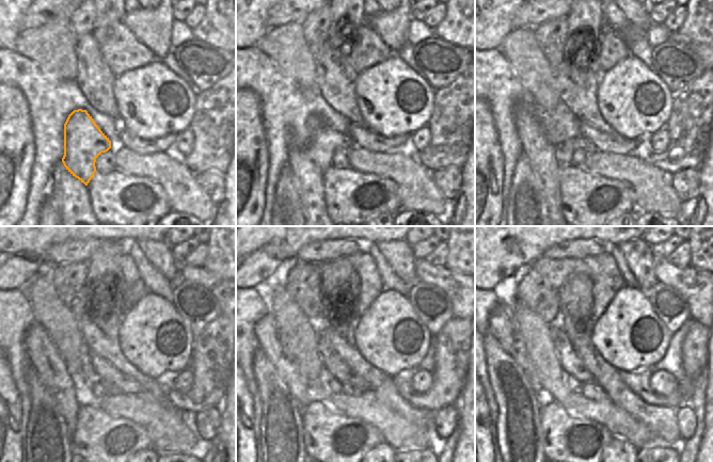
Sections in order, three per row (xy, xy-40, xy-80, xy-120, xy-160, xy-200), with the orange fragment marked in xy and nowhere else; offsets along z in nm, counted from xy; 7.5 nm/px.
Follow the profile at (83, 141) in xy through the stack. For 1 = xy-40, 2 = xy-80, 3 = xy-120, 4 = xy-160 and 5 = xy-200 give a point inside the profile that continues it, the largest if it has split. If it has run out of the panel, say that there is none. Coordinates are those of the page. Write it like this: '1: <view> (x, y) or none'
1: xy-40 (323, 143)
2: xy-80 (564, 152)
3: xy-120 (110, 388)
4: xy-160 (347, 388)
5: xy-200 (591, 391)

